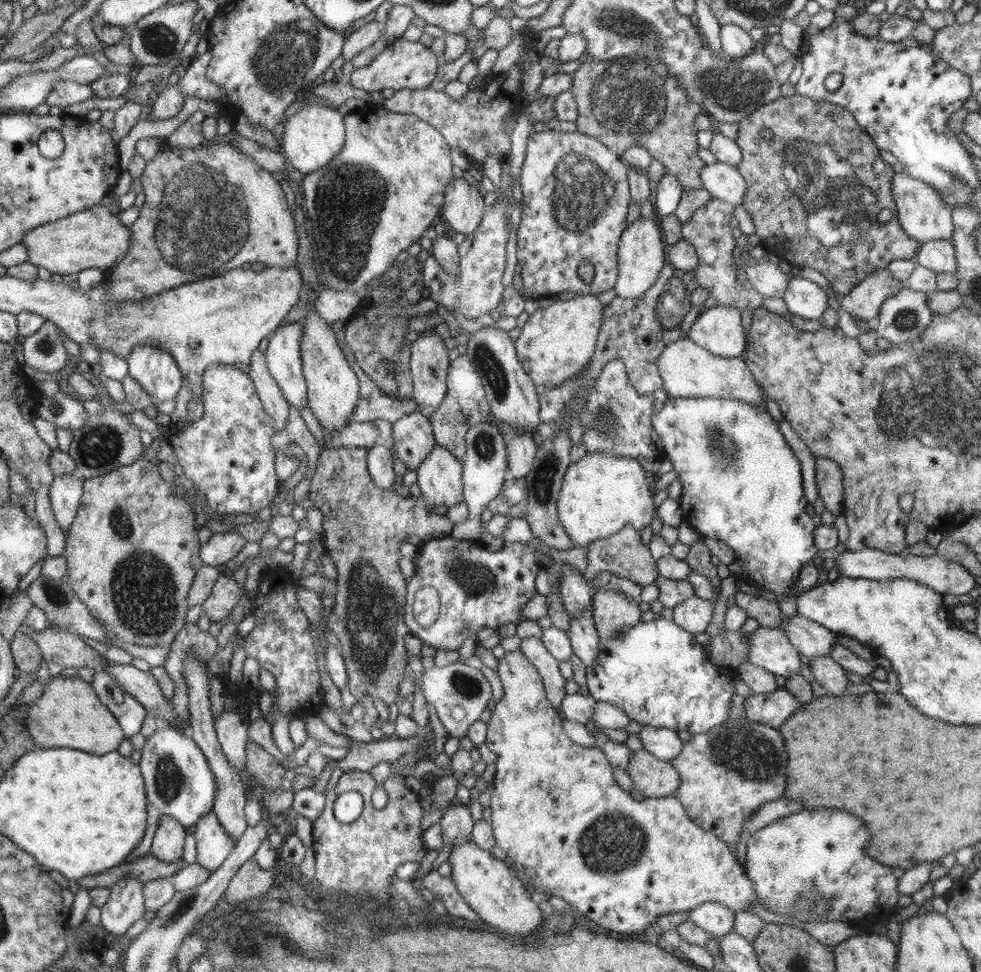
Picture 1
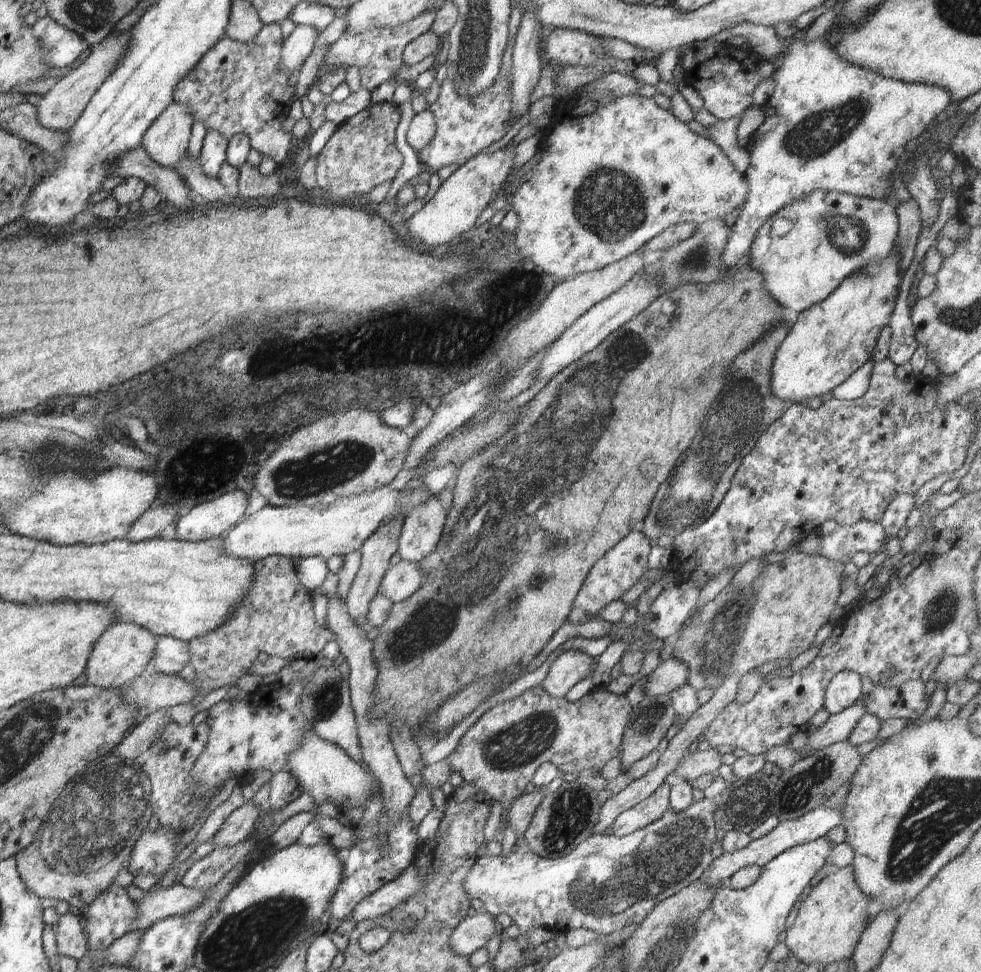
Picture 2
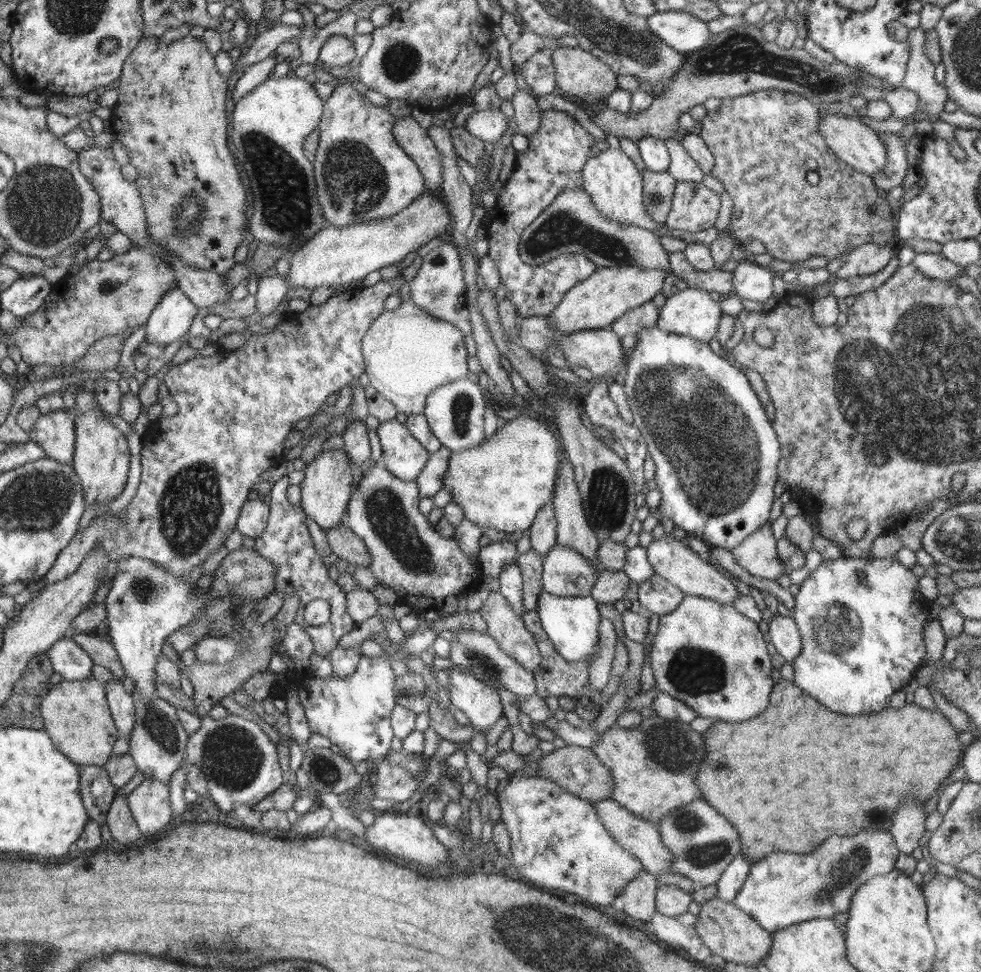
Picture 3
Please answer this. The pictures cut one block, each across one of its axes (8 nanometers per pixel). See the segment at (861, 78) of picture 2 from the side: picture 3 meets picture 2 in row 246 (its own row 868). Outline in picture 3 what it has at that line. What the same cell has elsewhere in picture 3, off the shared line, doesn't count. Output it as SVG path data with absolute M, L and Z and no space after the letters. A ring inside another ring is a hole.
M739 853L736 855L734 860L730 862L728 868L722 873L720 880L716 883L717 898L723 902L733 903L752 865L753 864L744 859L742 854Z

